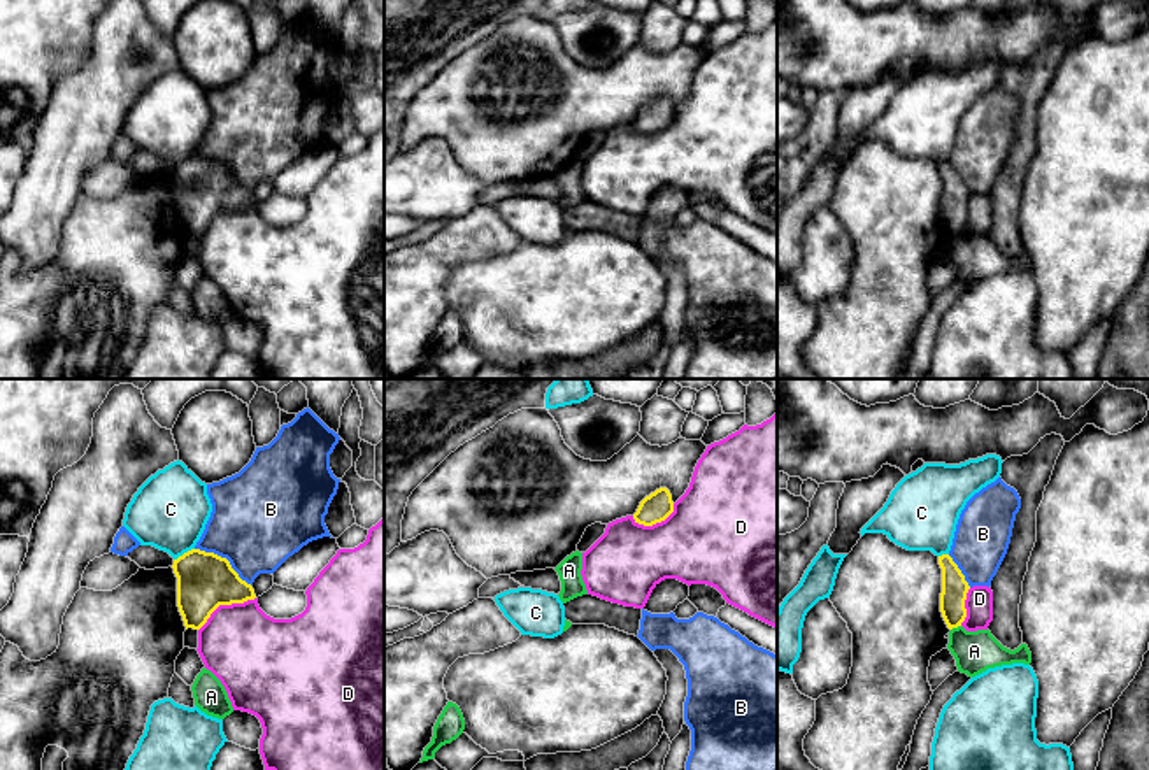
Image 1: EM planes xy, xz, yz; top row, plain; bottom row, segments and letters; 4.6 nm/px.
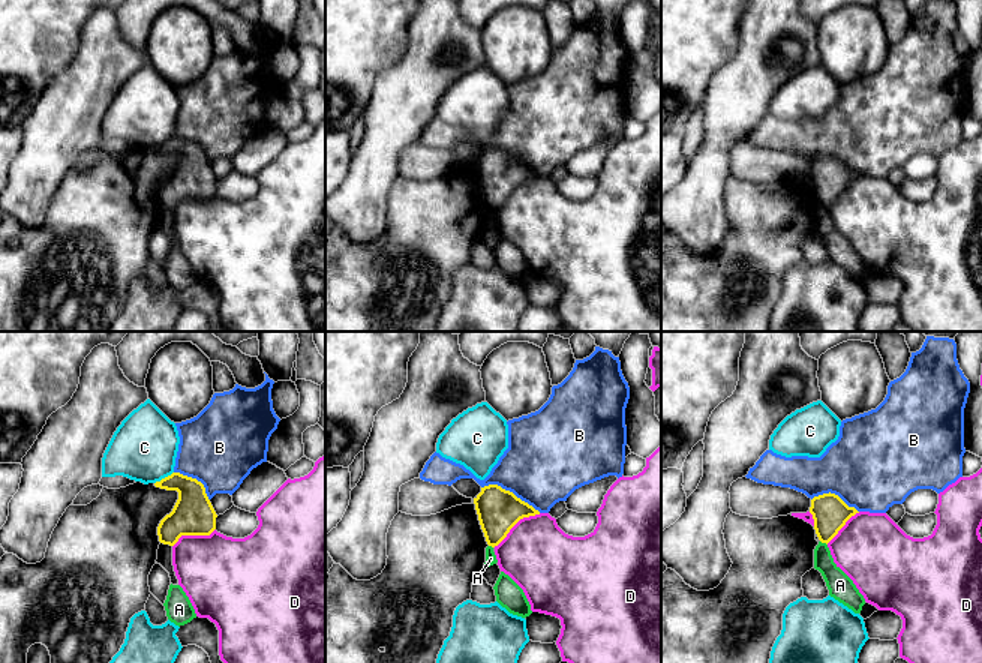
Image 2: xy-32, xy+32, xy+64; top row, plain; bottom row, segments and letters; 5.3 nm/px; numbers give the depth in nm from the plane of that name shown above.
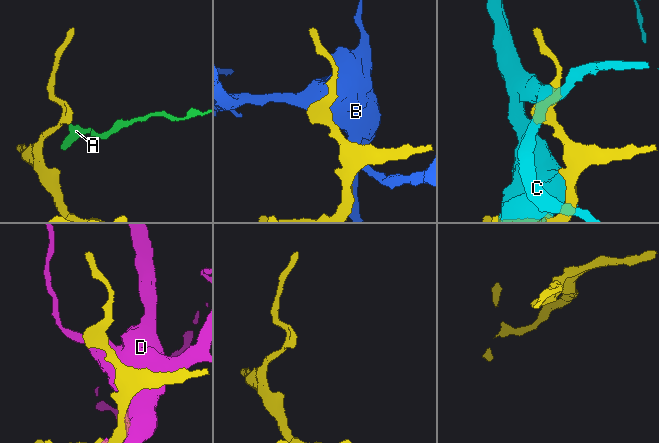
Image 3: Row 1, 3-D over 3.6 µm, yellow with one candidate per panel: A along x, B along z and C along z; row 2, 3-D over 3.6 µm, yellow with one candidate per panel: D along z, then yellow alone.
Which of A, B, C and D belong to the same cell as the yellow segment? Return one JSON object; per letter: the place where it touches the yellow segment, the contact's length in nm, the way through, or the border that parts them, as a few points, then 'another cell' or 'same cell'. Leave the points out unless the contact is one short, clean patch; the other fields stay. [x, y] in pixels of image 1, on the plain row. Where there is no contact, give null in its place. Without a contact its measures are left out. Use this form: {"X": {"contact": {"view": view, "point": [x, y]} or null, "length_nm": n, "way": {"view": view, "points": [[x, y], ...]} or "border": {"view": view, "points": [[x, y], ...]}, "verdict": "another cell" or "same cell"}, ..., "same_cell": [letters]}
{"A": {"contact": {"view": "yz", "point": [955, 234]}, "length_nm": 50, "border": {"view": "yz", "points": [[960, 232], [951, 237]]}, "verdict": "another cell"}, "B": {"contact": {"view": "xy", "point": [225, 165]}, "length_nm": 320, "verdict": "another cell"}, "C": {"contact": {"view": "xy", "point": [185, 160]}, "length_nm": 110, "verdict": "another cell"}, "D": {"contact": {"view": "xy", "point": [225, 211]}, "length_nm": 300, "verdict": "another cell"}, "same_cell": []}

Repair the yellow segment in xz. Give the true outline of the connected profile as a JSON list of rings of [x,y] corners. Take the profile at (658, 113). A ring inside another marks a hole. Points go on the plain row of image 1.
[[[660,95],[640,109],[633,126],[639,132],[653,133],[665,128],[672,119],[672,102],[667,95]]]

